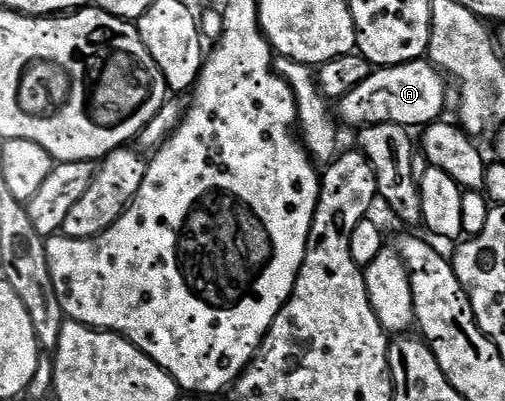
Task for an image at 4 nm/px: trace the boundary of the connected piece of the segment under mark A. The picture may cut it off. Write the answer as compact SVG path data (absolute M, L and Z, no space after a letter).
M427 58L401 66L375 68L357 90L349 90L349 94L337 102L337 116L352 130L365 128L368 124L396 124L408 130L419 130L442 117L439 115L447 104L446 83L444 73Z

